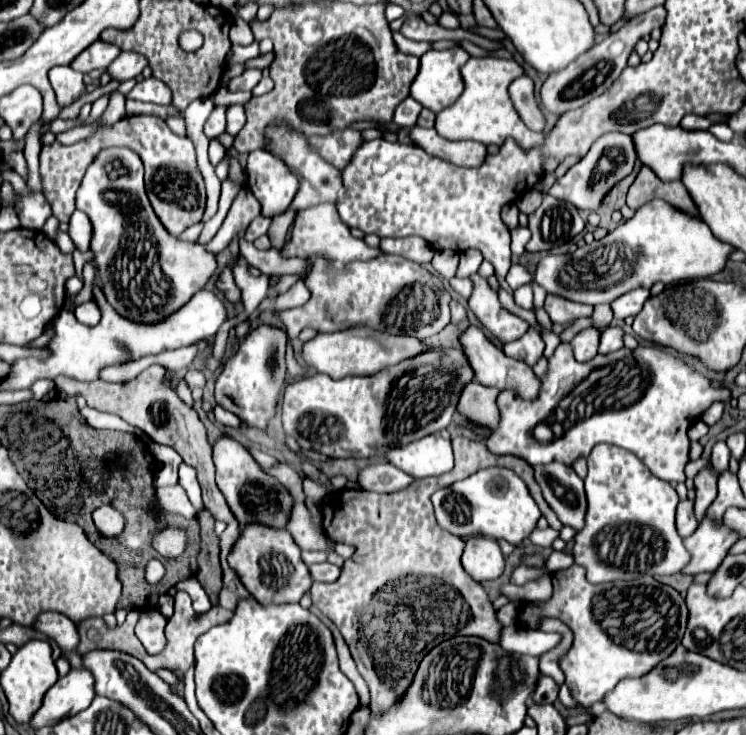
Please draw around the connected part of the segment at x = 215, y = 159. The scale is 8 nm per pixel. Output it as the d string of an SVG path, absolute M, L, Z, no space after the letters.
M210 140L210 164L216 168L226 154L226 148L218 140Z

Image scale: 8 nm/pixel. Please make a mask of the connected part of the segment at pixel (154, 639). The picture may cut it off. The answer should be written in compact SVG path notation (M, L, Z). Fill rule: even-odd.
M142 610L136 624L136 636L140 638L148 654L158 654L164 648L164 626L164 616L158 610Z

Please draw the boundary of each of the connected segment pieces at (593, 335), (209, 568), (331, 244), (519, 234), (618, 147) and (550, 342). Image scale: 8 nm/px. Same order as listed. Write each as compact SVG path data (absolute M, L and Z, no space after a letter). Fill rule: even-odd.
M586 328L576 334L572 340L574 346L574 356L578 362L588 362L598 354L598 344L600 344L600 330L596 328Z
M202 510L198 514L200 522L200 534L202 534L202 544L200 544L200 554L198 554L198 574L196 578L200 580L202 588L210 596L212 604L216 604L216 594L220 592L222 584L222 570L218 562L218 536L214 534L214 518L208 510Z
M320 204L316 208L310 208L310 210L304 210L304 212L298 212L296 216L296 222L290 230L290 240L284 244L284 248L280 250L280 254L284 258L292 258L292 256L298 256L298 258L324 258L328 262L332 262L334 266L344 266L348 262L354 262L354 260L372 260L376 256L380 256L380 248L370 248L364 240L360 238L354 238L348 230L348 226L340 220L338 216L338 210L334 204Z
M514 228L512 230L512 254L522 254L526 242L530 240L530 232L528 228Z
M606 132L592 144L588 154L578 164L574 164L560 180L554 182L554 186L546 194L554 196L558 200L570 202L576 208L594 212L594 210L600 208L604 194L616 182L620 182L624 176L628 176L632 172L634 162L636 162L636 152L634 152L632 138L626 136L626 134L620 134L620 132Z
M542 328L542 340L544 340L544 344L546 344L544 356L552 356L552 352L556 350L556 346L560 344L558 334L556 334L554 330L546 330L546 328Z

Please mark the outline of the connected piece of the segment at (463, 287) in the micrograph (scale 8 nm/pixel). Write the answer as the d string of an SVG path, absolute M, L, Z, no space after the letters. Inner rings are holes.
M454 277L450 280L452 289L464 298L468 298L473 290L473 284L468 278Z

